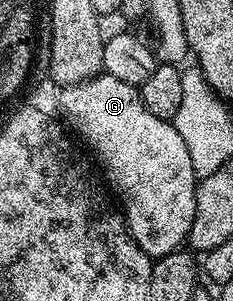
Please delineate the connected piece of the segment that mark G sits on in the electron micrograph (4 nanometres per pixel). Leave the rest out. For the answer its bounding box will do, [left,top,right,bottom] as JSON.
[60,72,199,260]

